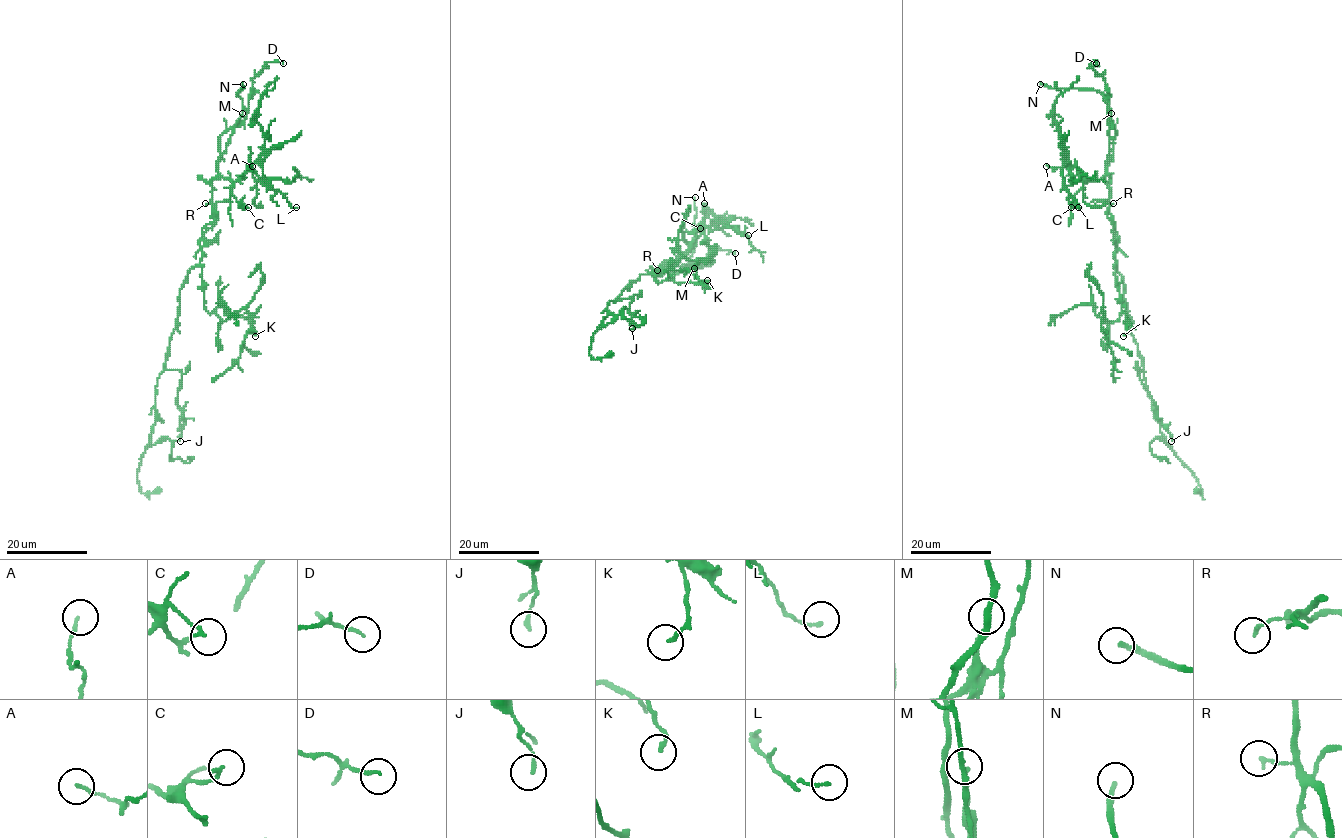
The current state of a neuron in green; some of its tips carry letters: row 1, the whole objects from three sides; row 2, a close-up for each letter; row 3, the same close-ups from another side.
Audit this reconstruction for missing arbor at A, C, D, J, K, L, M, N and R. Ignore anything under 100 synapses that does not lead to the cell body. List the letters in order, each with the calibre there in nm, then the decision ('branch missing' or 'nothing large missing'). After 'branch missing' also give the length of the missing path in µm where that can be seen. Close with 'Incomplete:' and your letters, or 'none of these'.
A: calibre 120 nm; nothing large missing
C: calibre 130 nm; nothing large missing
D: calibre 120 nm; nothing large missing
J: calibre 150 nm; nothing large missing
K: calibre 150 nm; nothing large missing
L: calibre 120 nm; nothing large missing
M: calibre 140 nm; nothing large missing
N: calibre 200 nm; branch missing; missing 25 µm
R: calibre 140 nm; nothing large missing
Incomplete: N

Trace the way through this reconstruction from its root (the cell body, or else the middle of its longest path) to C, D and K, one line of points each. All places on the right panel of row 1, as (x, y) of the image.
C: (1121, 274), (1115, 258), (1118, 236), (1109, 208), (1110, 187), (1105, 178), (1085, 182), (1076, 192), (1071, 207)
D: (1121, 274), (1105, 180), (1116, 130), (1106, 81), (1090, 64), (1096, 63)
K: (1121, 274), (1116, 265), (1116, 287), (1127, 316), (1123, 336)

